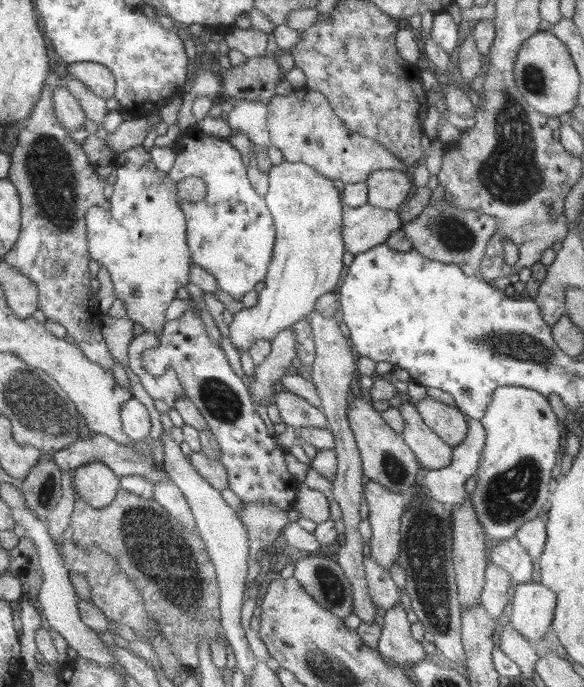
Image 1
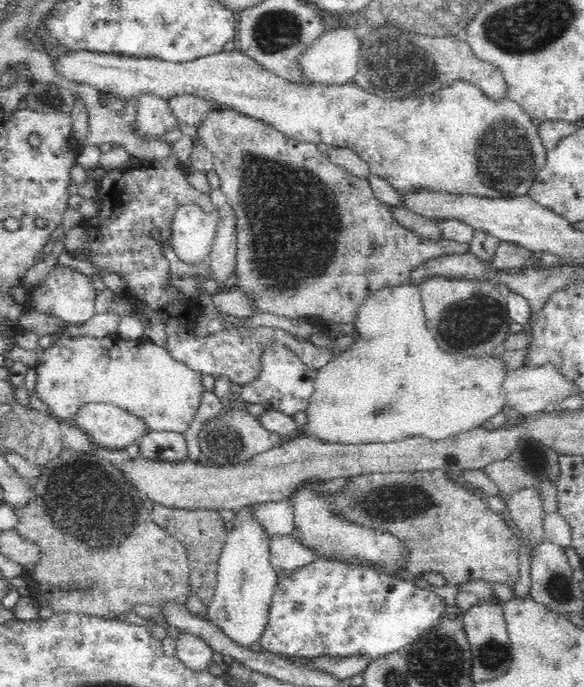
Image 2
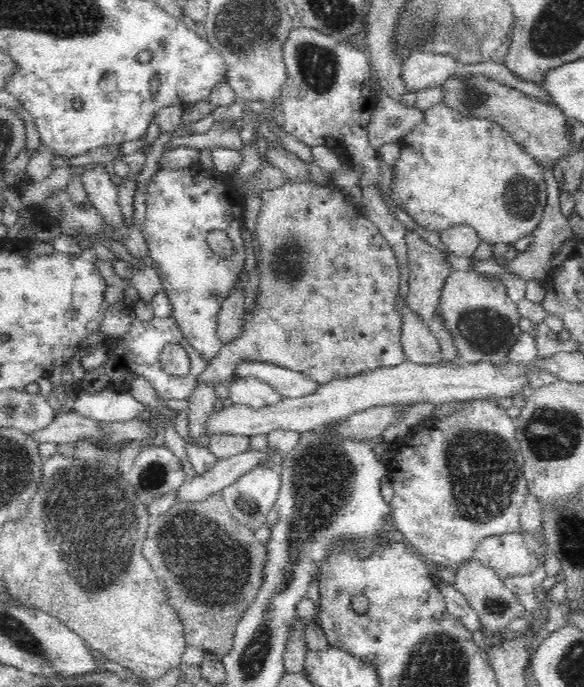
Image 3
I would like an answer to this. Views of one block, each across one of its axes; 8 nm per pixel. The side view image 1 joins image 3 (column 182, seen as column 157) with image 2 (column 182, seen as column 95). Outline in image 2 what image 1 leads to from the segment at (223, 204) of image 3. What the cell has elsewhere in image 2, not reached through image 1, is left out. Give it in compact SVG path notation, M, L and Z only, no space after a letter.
M184 204L176 210L170 244L183 262L195 266L208 263L216 227L221 221L218 211L204 212L197 204Z

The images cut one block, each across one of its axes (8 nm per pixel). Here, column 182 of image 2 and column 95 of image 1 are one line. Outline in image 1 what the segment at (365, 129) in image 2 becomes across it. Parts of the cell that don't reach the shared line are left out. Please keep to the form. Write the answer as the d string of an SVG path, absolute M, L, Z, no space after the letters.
M68 63L67 70L100 98L112 98L116 91L115 78L110 69L100 63Z

